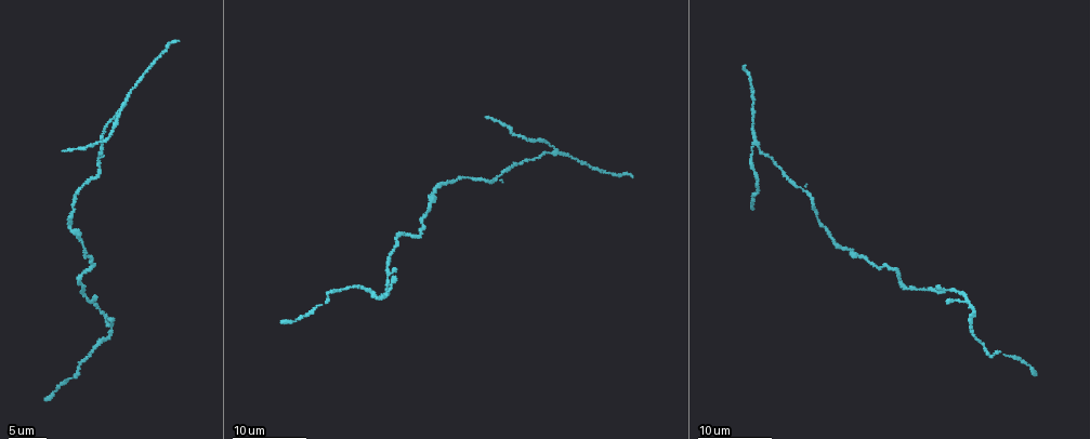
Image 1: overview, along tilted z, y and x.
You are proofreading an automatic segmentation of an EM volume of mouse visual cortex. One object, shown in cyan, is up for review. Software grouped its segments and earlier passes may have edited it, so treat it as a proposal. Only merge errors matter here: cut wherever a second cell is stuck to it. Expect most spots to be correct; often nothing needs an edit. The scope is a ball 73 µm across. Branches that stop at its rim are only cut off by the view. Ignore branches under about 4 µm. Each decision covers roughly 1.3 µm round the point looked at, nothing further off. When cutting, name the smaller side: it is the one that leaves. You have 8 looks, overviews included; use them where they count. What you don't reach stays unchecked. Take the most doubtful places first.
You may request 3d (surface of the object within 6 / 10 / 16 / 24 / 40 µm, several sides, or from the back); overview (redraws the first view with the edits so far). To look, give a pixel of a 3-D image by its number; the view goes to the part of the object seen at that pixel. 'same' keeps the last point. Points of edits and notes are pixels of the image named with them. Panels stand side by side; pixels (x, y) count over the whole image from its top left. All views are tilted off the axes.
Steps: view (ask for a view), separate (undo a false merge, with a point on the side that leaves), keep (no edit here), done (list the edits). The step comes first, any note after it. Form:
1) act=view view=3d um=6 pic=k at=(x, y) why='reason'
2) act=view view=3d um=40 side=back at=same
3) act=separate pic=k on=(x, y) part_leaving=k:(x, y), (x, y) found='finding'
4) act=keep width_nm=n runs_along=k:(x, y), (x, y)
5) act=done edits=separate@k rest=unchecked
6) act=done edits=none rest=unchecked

act=view view=3d um=16 pic=1 at=(557, 150) why='a fork'

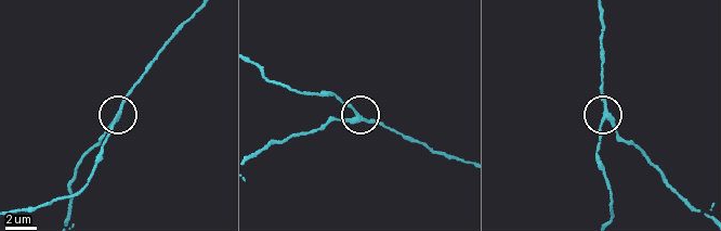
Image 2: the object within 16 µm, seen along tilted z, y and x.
act=separate pic=2 on=(344, 103) arms=3 part_leaving=2:(358, 114), (330, 94), (291, 88), (260, 71) found='a second cell is stuck on'

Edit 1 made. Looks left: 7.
act=view view=3d um=10 pic=1 at=(98, 157) why='a narrow waist'

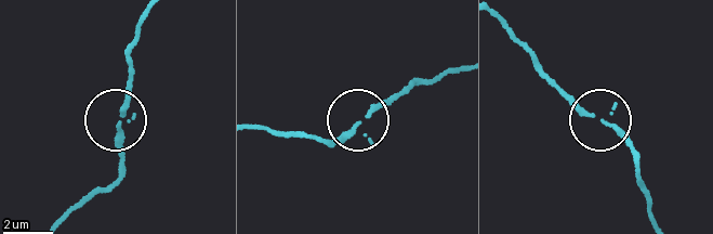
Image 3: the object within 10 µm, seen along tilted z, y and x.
act=keep width_nm=160 runs_along=3:(255, 127), (338, 138), (411, 85) found='continuous, no second cell'

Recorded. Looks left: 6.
act=view view=overview

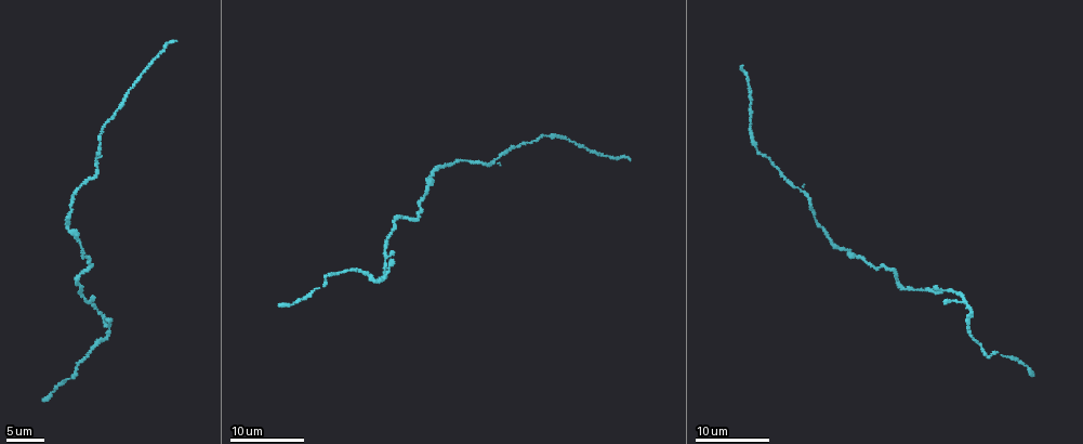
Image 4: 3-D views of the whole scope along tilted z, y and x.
act=view view=3d um=6 pic=4 at=(384, 250)

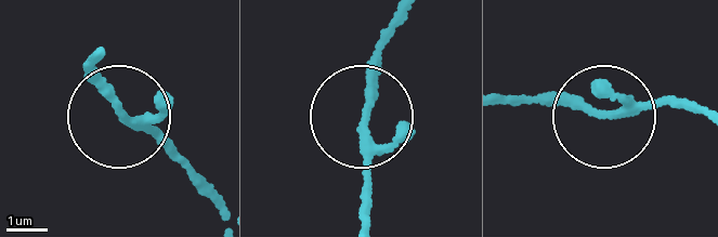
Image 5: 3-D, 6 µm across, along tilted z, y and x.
act=keep arms=3 runs_along=5:(98, 50), (94, 76), (168, 147) found='continuous, no second cell'

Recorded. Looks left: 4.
act=view view=3d um=16 pic=4 at=(969, 310) why='thick turns thin'

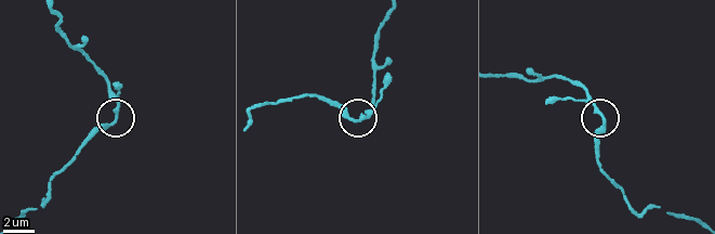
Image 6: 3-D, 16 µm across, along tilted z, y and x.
act=view view=3d um=6 pic=6 at=(354, 120)

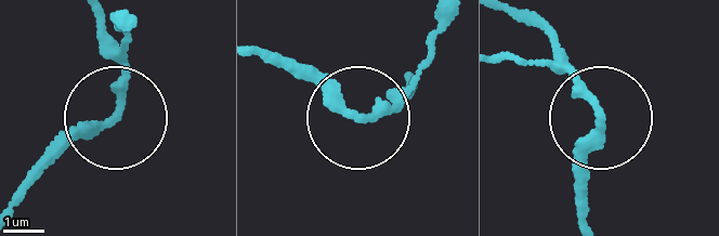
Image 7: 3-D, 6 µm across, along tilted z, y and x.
act=keep runs_along=7:(523, 14), (595, 117), (575, 197) found='all the same cell'

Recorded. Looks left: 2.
act=done edits=separate@2 rest=unchecked

